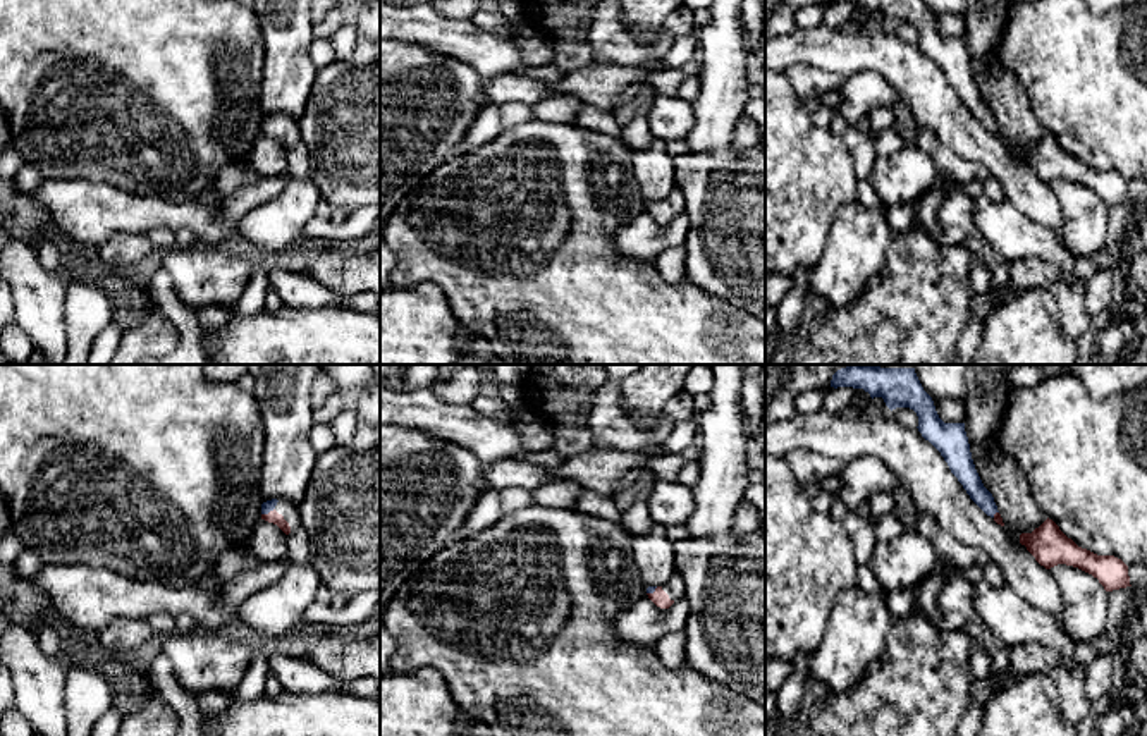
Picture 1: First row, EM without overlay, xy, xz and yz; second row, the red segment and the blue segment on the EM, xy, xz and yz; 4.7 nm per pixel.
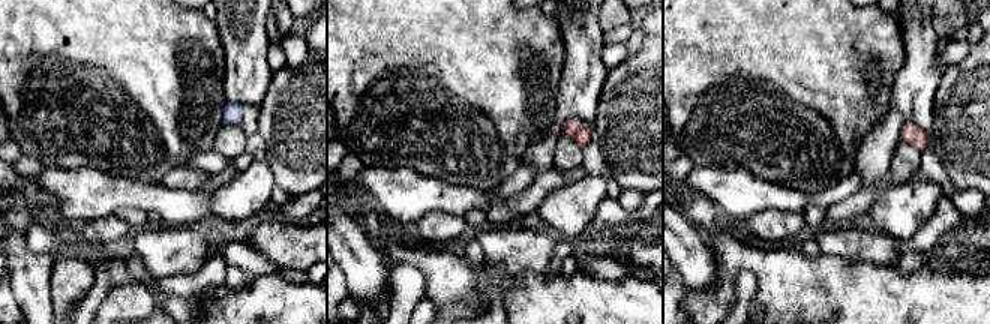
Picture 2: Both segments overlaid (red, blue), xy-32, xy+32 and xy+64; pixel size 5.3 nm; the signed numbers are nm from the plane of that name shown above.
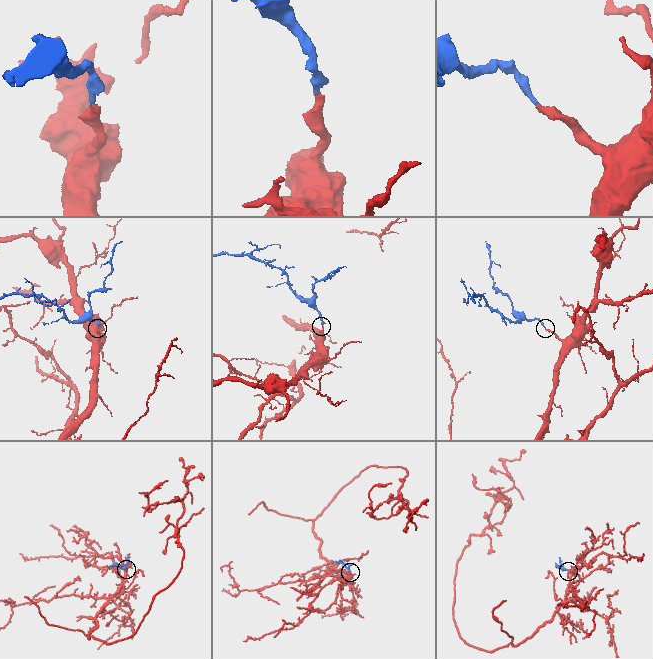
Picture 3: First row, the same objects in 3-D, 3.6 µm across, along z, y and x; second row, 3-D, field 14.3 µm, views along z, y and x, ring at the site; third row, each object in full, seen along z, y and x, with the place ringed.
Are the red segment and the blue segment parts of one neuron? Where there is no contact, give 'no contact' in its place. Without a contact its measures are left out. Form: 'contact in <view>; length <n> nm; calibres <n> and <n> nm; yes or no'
contact in xy; length 70 nm; calibres 60 and 50 nm; yes

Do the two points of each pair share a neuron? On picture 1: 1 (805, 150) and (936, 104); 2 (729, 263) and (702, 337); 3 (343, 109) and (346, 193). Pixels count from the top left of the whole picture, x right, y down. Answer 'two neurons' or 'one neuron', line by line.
1: two neurons
2: two neurons
3: one neuron

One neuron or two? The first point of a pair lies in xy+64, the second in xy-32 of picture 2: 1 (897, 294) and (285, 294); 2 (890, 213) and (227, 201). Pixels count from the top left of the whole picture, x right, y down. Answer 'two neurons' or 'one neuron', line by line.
1: one neuron
2: one neuron

